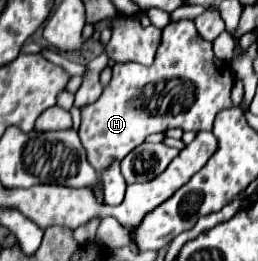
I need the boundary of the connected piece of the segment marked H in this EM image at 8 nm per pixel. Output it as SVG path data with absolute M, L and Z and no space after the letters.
M179 20L179 22L165 26L161 46L159 46L155 62L151 66L129 64L129 62L115 64L113 78L103 88L103 94L99 96L99 100L81 108L83 118L81 118L81 126L79 126L79 138L87 150L89 164L95 168L97 176L101 176L109 168L109 162L123 160L133 148L143 144L149 134L165 132L171 128L181 128L185 132L187 130L195 130L195 132L213 130L213 120L215 120L217 112L233 106L231 98L229 98L233 82L235 82L235 76L233 76L229 62L215 58L211 42L207 42L199 36L193 20Z

